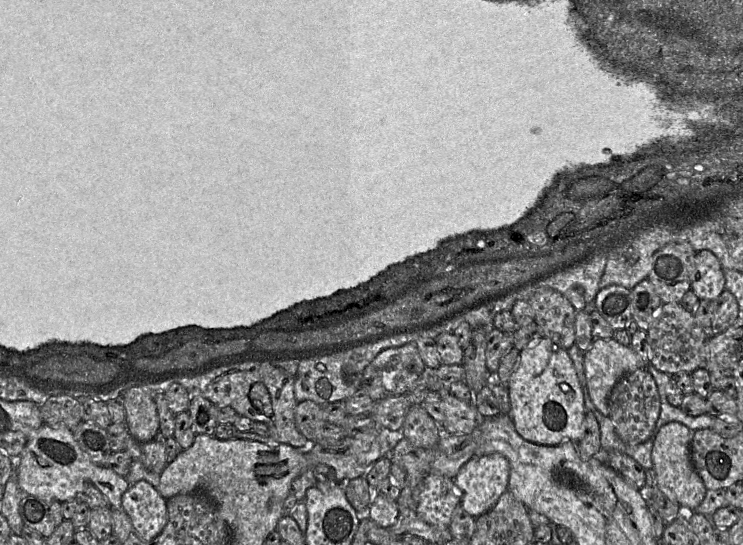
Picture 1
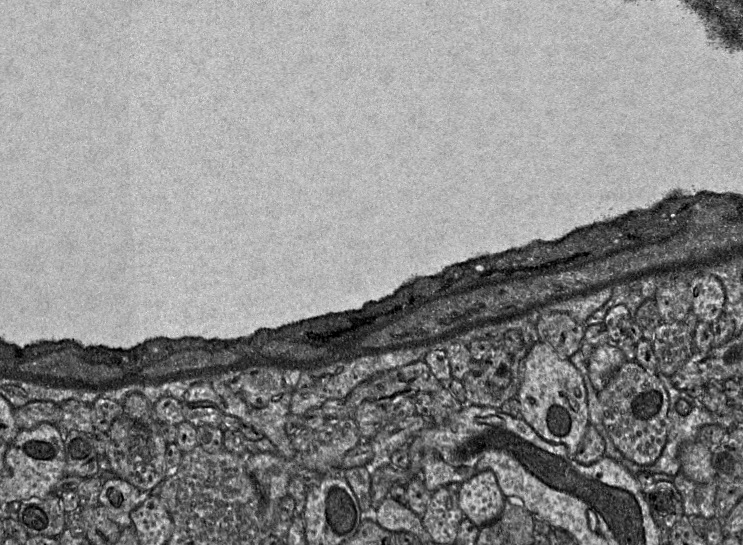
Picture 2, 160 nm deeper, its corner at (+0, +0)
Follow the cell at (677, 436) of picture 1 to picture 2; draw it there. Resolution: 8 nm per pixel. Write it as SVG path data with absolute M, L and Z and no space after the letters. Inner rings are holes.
M695 441L686 445L680 452L681 472L696 483L708 483L715 479L711 450Z

